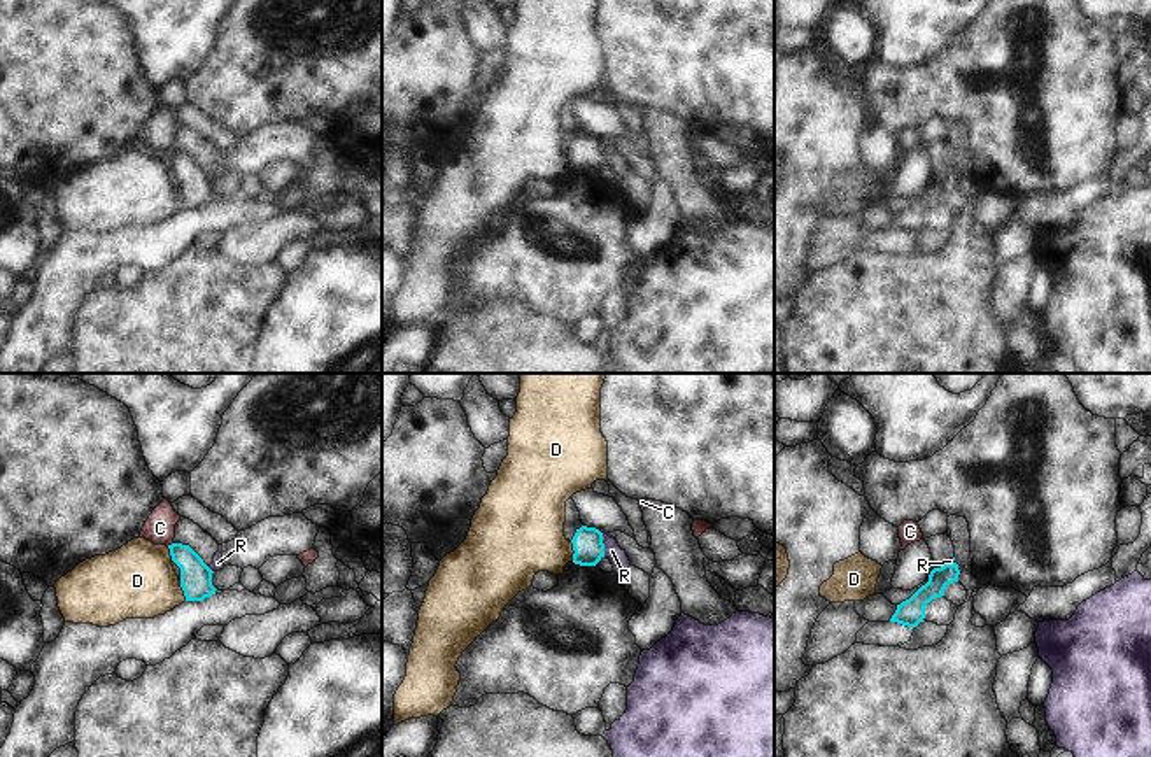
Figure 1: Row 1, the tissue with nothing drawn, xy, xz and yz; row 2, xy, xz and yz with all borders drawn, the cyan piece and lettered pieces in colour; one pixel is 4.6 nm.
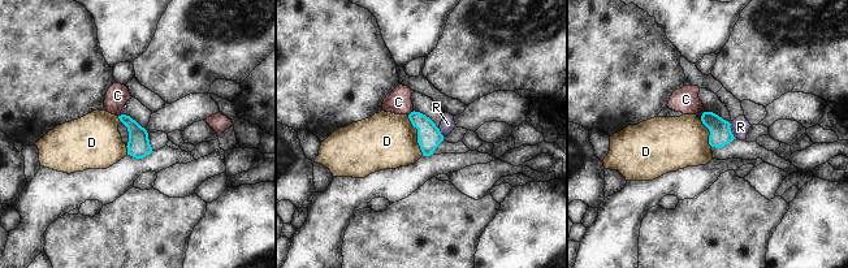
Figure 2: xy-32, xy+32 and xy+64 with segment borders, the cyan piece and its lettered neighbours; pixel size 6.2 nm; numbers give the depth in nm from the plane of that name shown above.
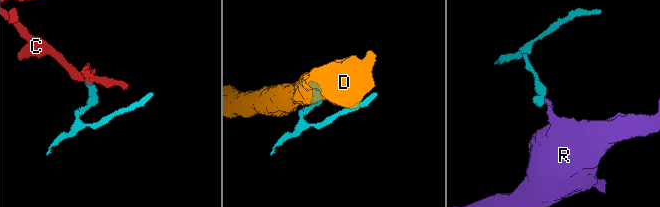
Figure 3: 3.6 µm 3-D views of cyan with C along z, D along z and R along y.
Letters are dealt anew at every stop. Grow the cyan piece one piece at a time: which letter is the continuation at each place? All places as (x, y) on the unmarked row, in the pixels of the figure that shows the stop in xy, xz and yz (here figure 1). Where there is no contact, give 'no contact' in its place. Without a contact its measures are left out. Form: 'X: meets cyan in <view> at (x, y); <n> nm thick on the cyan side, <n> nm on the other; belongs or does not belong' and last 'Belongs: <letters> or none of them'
C: meets cyan in xy at (169, 153); 140 nm thick on the cyan side, 140 nm on the other; does not belong
D: meets cyan in xy at (184, 198); 140 nm thick on the cyan side, 340 nm on the other; does not belong
R: meets cyan in xz at (603, 153); 140 nm thick on the cyan side, 80 nm on the other; does not belong
Belongs: none of them

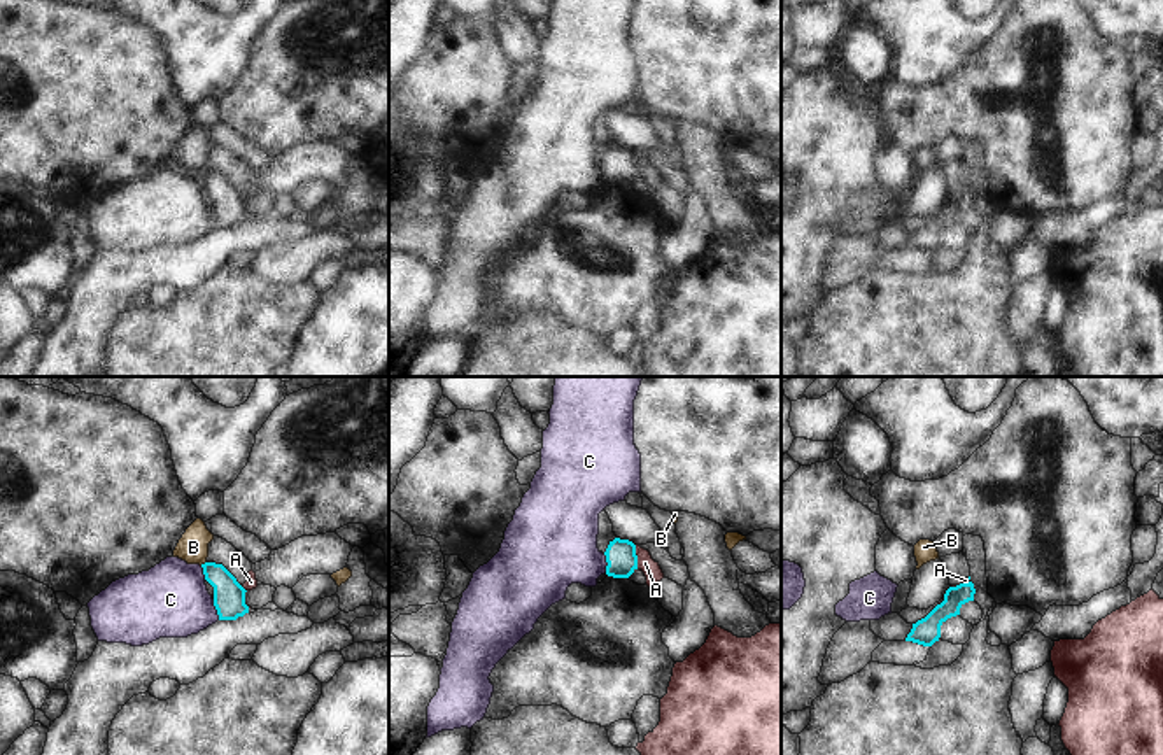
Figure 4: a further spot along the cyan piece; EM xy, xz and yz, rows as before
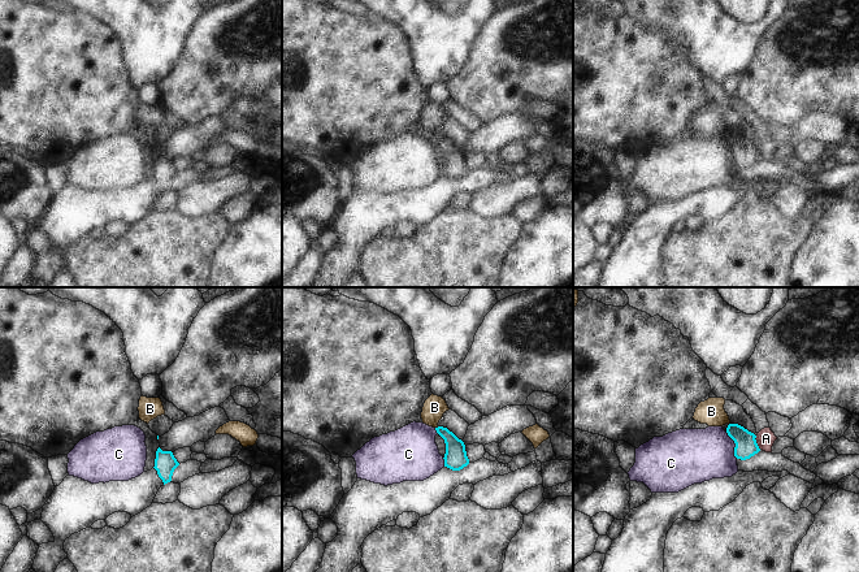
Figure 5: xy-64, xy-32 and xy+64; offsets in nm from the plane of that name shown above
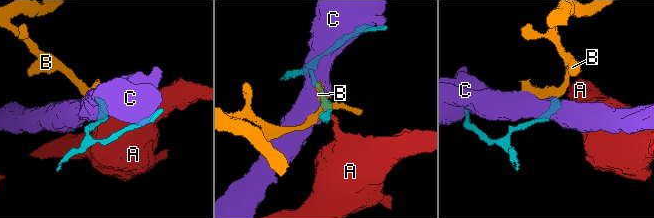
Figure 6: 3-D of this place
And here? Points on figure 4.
A: meets cyan in xz at (636, 165); 140 nm thick on the cyan side, 80 nm on the other; does not belong
B: meets cyan in xy at (202, 172); 140 nm thick on the cyan side, 140 nm on the other; does not belong
C: meets cyan in xy at (218, 218); 140 nm thick on the cyan side, 340 nm on the other; does not belong
Belongs: none of them

